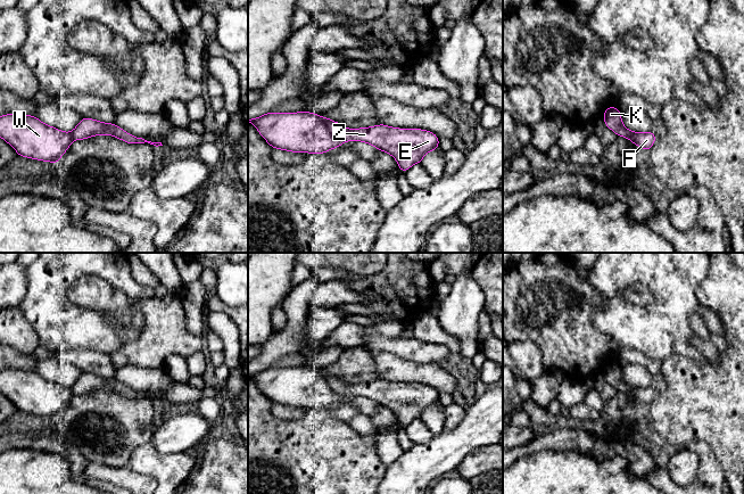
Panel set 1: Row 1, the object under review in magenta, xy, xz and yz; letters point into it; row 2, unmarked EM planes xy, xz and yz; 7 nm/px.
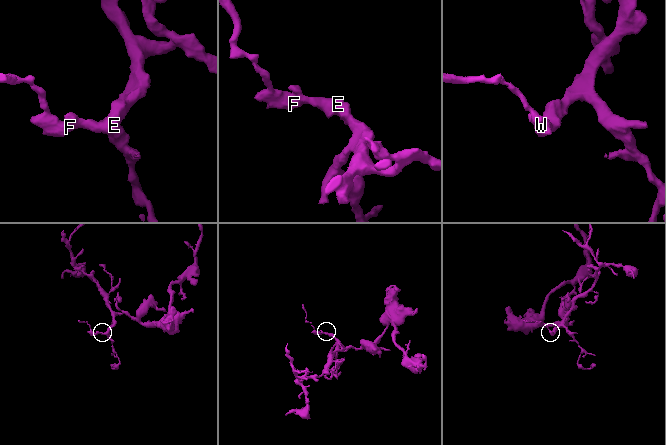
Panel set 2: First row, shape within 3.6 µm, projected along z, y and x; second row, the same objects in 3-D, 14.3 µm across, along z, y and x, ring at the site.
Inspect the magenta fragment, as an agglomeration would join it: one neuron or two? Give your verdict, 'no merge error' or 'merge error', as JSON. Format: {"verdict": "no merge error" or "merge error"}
{"verdict": "merge error"}

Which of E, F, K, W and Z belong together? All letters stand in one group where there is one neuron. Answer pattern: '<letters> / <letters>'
E K Z / F W

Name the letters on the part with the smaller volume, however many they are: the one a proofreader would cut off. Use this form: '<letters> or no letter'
F, W

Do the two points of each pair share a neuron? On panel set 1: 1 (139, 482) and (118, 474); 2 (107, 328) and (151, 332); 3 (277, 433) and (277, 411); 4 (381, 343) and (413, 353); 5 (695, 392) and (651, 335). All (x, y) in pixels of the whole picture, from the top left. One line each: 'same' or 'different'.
1: same
2: different
3: different
4: same
5: different

